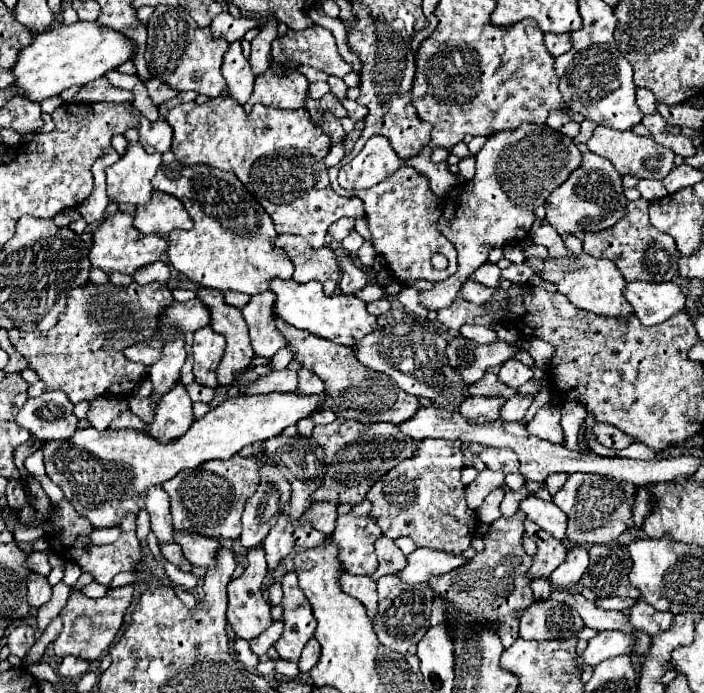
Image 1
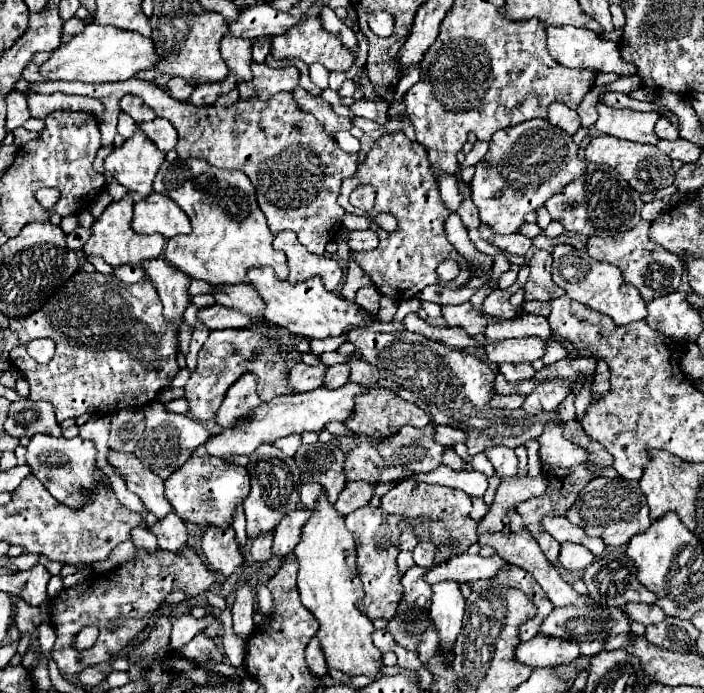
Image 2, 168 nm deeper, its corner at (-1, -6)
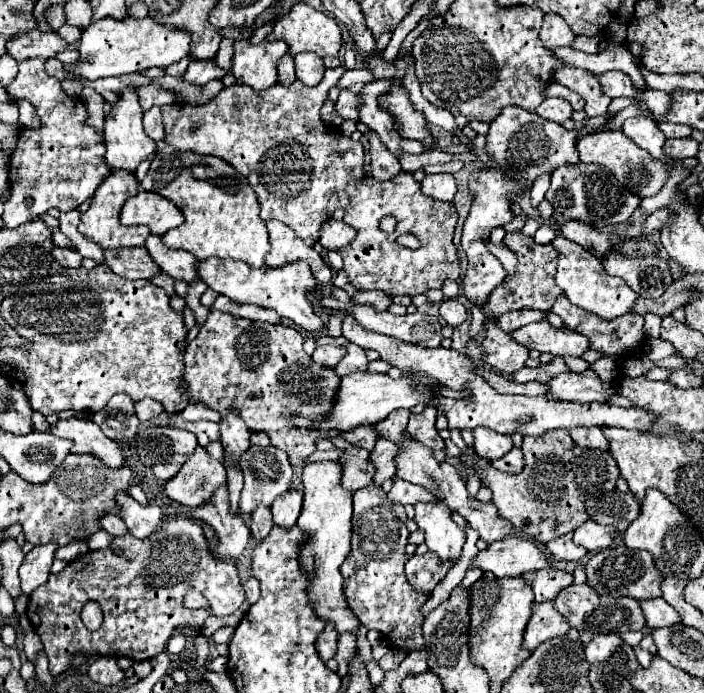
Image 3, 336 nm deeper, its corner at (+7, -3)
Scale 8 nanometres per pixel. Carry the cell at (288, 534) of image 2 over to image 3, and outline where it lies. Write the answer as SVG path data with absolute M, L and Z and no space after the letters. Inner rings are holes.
M290 489L284 493L284 497L278 497L272 503L272 515L274 523L280 527L292 527L300 515L302 509L302 493L298 489Z

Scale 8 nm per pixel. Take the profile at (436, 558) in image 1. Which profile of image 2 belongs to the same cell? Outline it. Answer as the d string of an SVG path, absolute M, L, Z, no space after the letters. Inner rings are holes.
M460 554L448 558L444 564L434 564L426 570L424 580L428 584L436 584L442 580L454 580L454 582L470 582L470 580L480 580L480 578L492 578L496 572L504 566L504 560L500 556L492 558L482 558L482 556L472 556L472 554Z

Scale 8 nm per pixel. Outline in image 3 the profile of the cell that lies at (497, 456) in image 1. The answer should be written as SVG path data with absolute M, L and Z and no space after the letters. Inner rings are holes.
M488 427L474 429L474 451L480 457L488 457L488 461L504 457L512 449L512 437L500 435Z

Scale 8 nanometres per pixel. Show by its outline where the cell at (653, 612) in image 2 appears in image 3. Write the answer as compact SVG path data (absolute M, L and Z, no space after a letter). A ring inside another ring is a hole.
M662 597L642 601L642 611L646 615L646 625L652 629L672 627L676 623L682 623L678 611L672 605L668 605Z

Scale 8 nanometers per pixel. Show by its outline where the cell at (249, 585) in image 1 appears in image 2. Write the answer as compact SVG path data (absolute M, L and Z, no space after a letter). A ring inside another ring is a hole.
M264 534L264 536L258 536L254 542L252 542L252 548L250 548L250 554L252 554L252 560L262 564L262 562L268 562L272 558L272 534Z

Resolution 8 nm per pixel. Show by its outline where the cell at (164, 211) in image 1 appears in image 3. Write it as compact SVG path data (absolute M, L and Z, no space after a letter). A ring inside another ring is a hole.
M140 189L124 203L120 221L122 225L146 225L154 235L164 235L182 225L184 215L172 201Z

